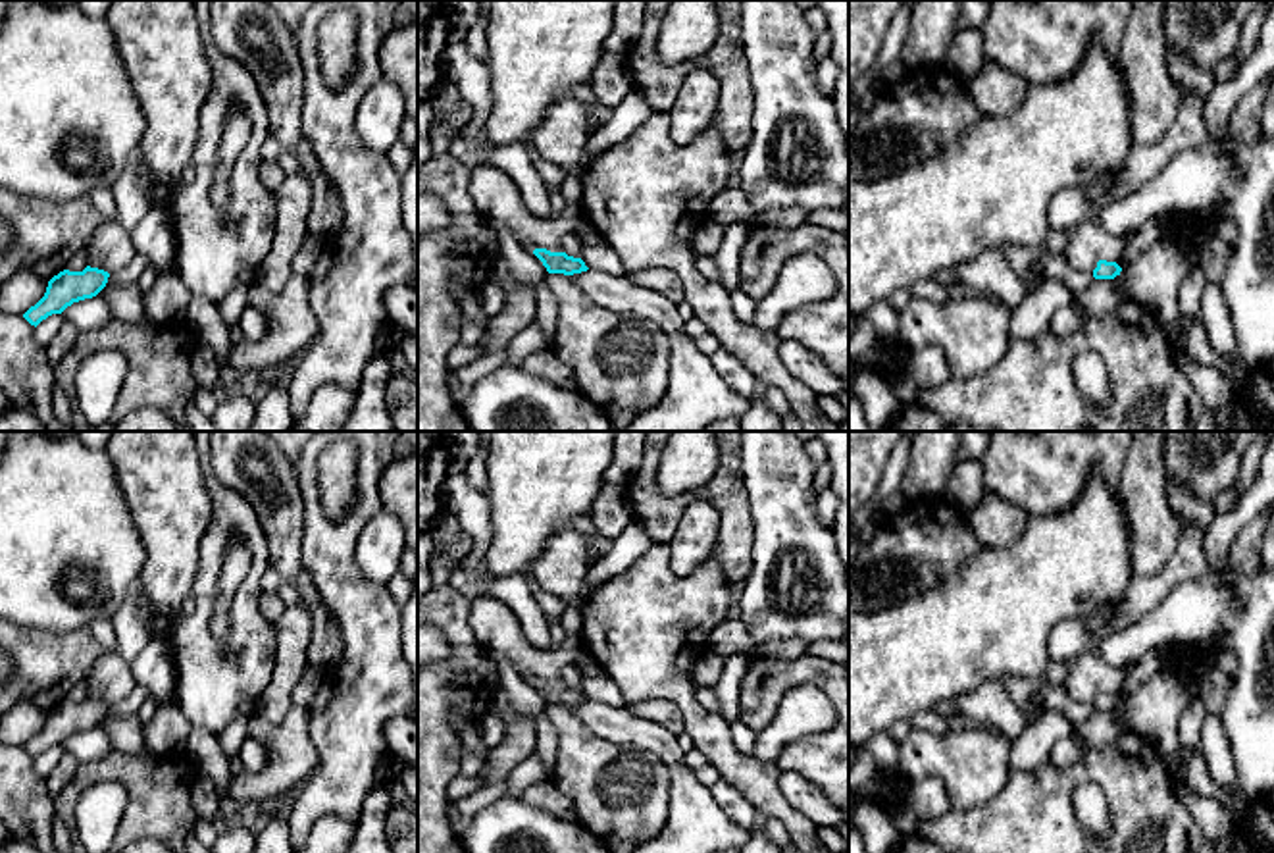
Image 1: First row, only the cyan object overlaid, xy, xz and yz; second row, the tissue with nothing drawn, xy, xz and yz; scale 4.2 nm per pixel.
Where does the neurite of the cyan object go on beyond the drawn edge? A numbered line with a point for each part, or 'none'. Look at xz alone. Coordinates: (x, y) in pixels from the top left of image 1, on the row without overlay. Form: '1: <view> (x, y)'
1: xz (570, 676)

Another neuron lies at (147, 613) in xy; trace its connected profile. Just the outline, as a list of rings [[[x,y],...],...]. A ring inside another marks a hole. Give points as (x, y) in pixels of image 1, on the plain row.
[[[135,585],[131,589],[131,597],[133,597],[133,601],[135,601],[137,608],[139,608],[140,620],[146,626],[148,637],[152,637],[154,635],[154,618],[158,616],[158,612],[154,610],[154,607],[150,605],[150,601],[142,595],[142,591],[140,591],[139,585]]]

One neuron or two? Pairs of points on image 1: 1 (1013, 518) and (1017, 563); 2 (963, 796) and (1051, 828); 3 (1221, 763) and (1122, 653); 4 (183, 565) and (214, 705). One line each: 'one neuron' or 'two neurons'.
1: two neurons
2: two neurons
3: two neurons
4: two neurons

